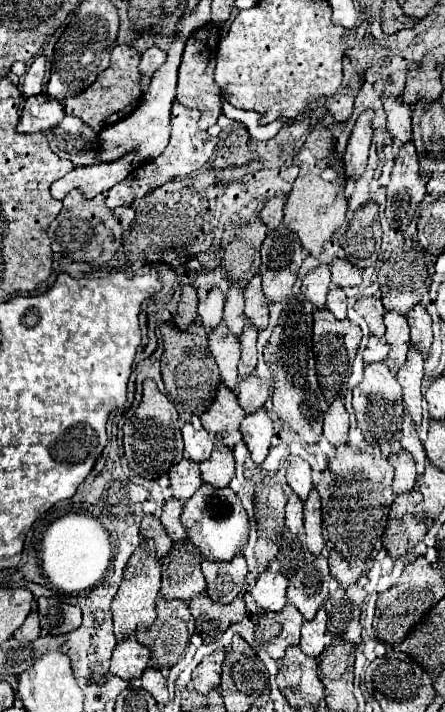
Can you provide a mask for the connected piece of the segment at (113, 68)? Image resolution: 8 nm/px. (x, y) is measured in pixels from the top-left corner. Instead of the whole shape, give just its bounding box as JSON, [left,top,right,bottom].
[64,45,143,131]

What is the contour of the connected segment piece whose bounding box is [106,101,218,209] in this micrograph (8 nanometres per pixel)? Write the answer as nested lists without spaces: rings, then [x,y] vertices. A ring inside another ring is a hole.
[[[176,101],[172,105],[172,137],[170,137],[170,145],[164,149],[164,153],[158,159],[142,163],[124,181],[120,181],[116,187],[112,187],[106,193],[106,205],[110,209],[116,209],[120,205],[130,205],[134,199],[140,199],[140,197],[148,195],[150,191],[158,189],[166,181],[198,171],[212,157],[216,141],[218,141],[216,137],[208,135],[206,131],[202,131],[198,127],[198,119],[200,119],[200,111],[198,109],[188,109],[188,107],[184,107],[184,105],[180,105]]]

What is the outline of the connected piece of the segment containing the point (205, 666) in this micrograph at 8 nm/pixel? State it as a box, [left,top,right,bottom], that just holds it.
[192,649,226,693]

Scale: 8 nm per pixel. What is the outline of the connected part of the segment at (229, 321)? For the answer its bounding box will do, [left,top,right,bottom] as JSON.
[224,283,246,337]

